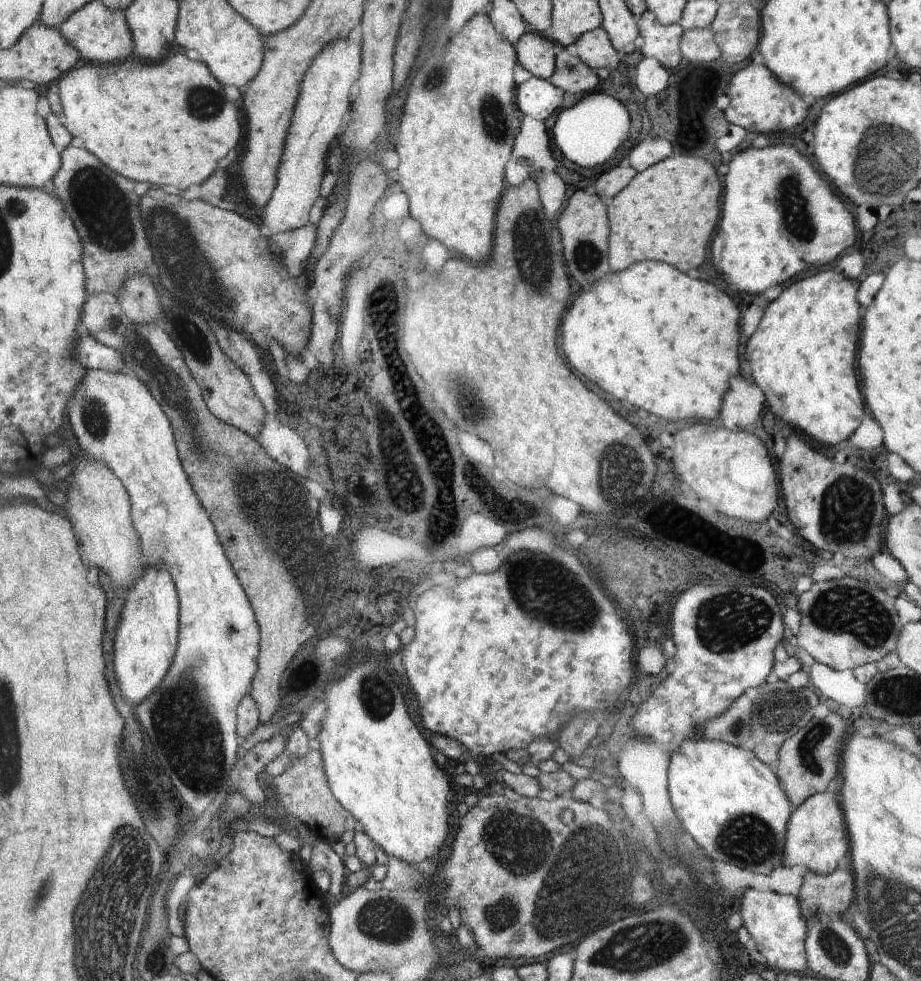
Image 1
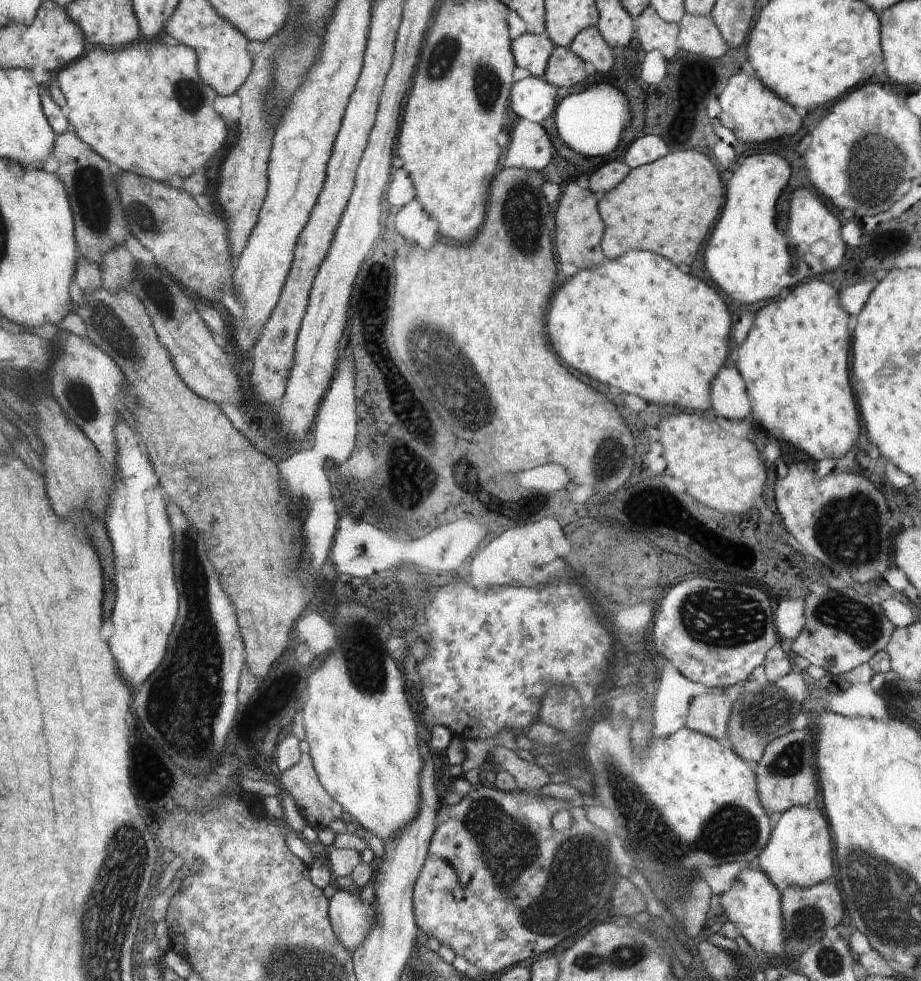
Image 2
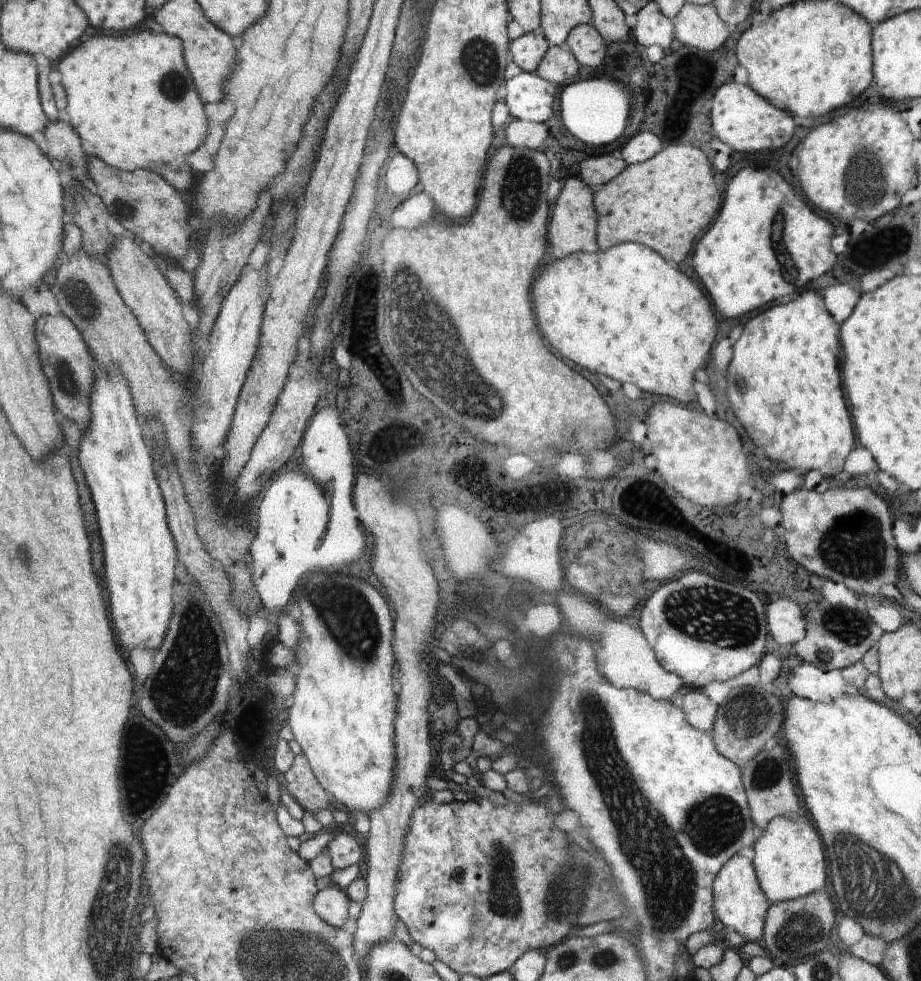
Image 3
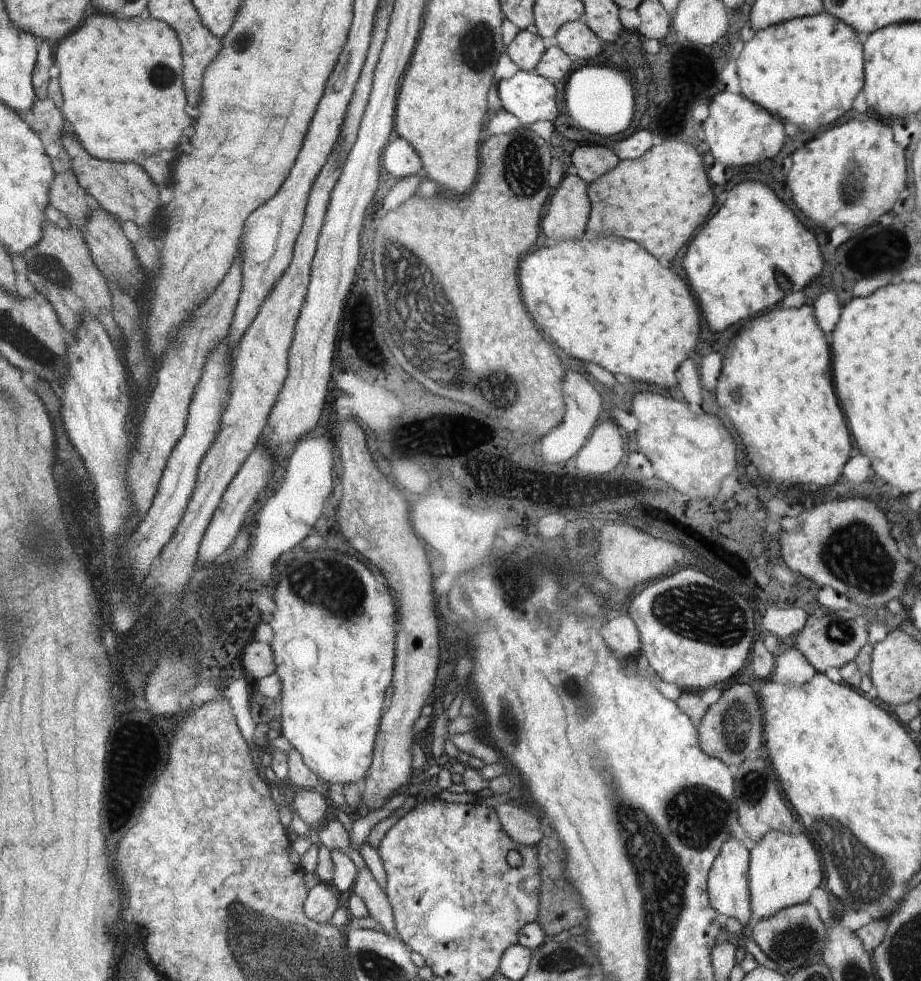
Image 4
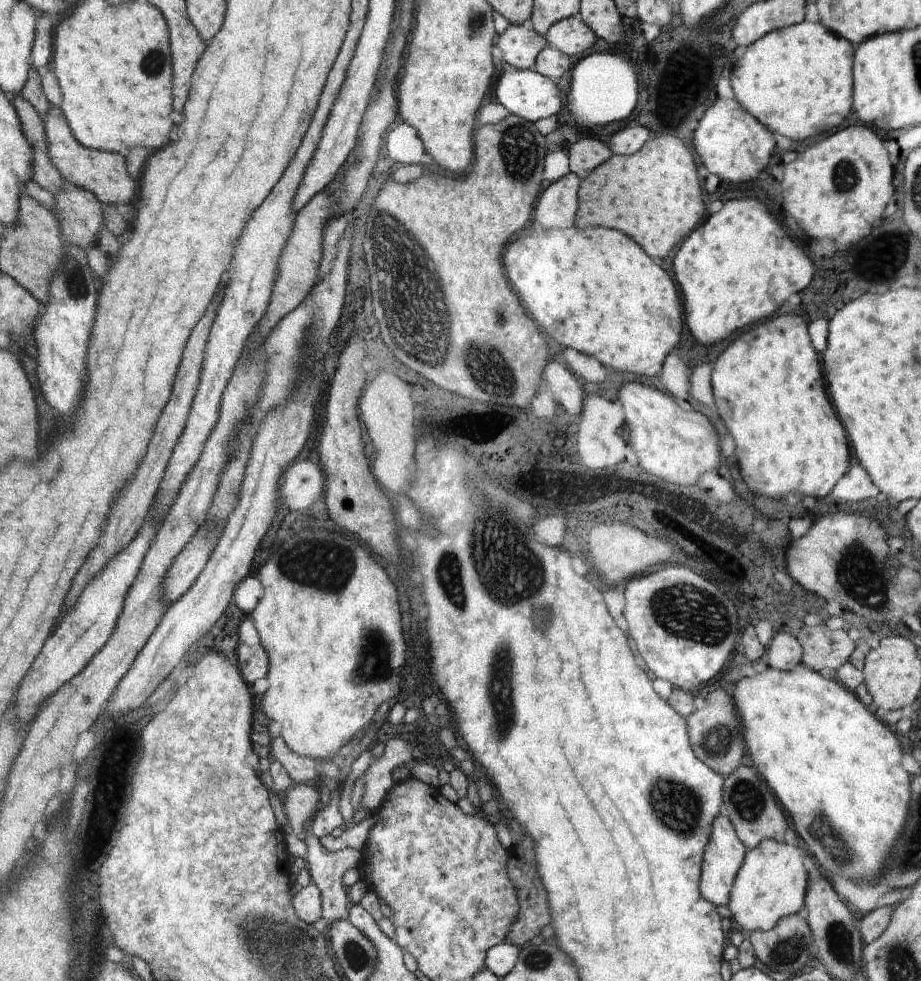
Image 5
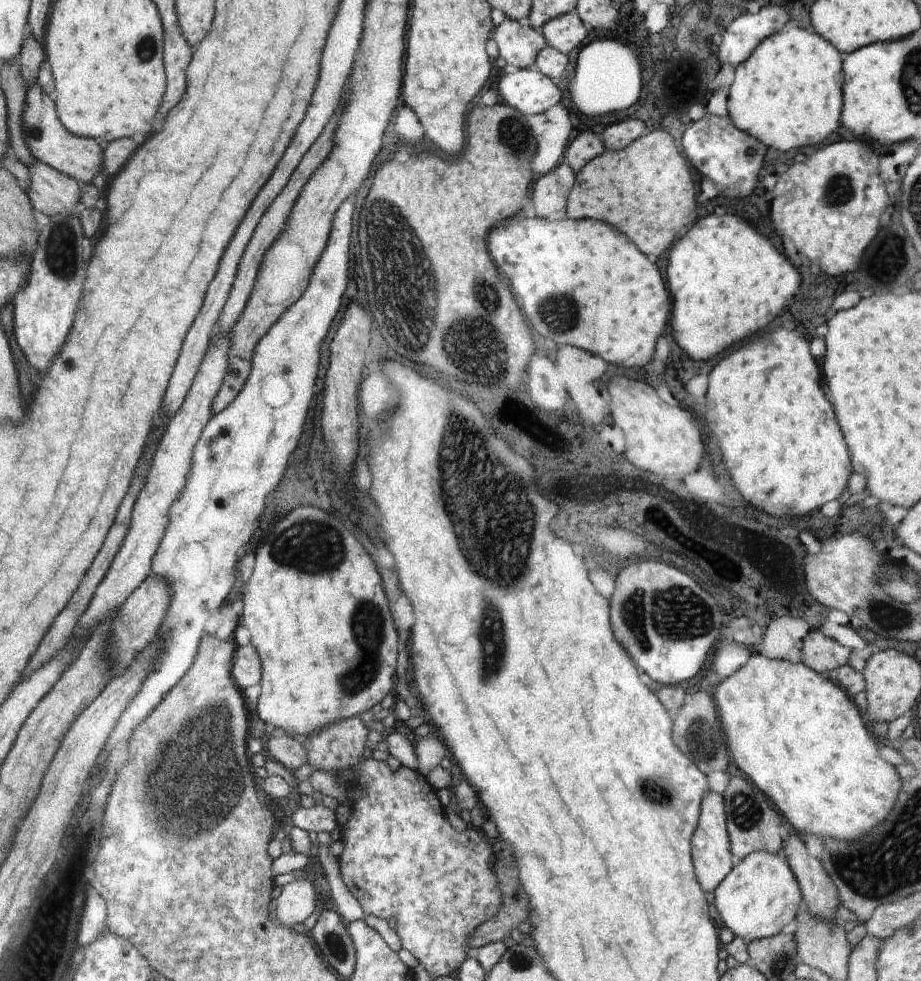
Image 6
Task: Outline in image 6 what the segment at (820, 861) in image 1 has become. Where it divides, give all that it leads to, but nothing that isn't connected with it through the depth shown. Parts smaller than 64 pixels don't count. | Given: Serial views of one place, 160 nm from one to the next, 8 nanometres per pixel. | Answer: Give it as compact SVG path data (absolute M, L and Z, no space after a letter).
M762 851L751 852L746 858L735 862L728 876L714 890L714 900L724 926L731 930L735 937L748 942L768 938L786 929L791 929L804 904L800 885L783 853L775 855Z

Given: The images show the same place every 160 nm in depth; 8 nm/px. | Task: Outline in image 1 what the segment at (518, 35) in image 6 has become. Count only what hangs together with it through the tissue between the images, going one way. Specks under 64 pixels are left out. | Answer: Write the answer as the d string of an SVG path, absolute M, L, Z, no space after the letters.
M528 32L519 38L514 47L517 62L534 77L547 80L554 74L555 58L560 49L556 42Z

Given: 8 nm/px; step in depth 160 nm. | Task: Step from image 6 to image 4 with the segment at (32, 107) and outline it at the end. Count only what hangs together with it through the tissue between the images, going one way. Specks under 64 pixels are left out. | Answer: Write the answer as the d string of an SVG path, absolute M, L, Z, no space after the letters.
M68 124L64 126L58 141L61 142L68 154L68 160L76 180L92 198L92 202L96 202L107 213L114 215L121 223L130 220L138 226L146 227L146 224L152 220L152 216L156 214L156 210L160 208L158 190L154 188L154 180L150 178L148 172L142 165L135 162L117 163L97 159L88 153L82 146L80 138L71 132L69 127Z

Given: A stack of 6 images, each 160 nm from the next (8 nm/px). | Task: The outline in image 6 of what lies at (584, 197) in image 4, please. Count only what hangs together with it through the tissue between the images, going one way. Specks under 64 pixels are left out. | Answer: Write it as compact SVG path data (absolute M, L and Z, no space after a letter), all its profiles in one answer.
M566 161L560 162L553 171L535 180L531 197L536 211L535 216L551 221L564 218L566 198L575 180L575 173Z

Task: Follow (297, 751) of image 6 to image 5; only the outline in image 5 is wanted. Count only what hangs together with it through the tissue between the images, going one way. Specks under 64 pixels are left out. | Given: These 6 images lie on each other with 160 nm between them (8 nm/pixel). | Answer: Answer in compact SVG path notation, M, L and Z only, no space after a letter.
M282 736L272 739L270 744L274 758L286 769L296 784L306 783L318 774L318 770L316 770L318 761L312 757L299 755Z

